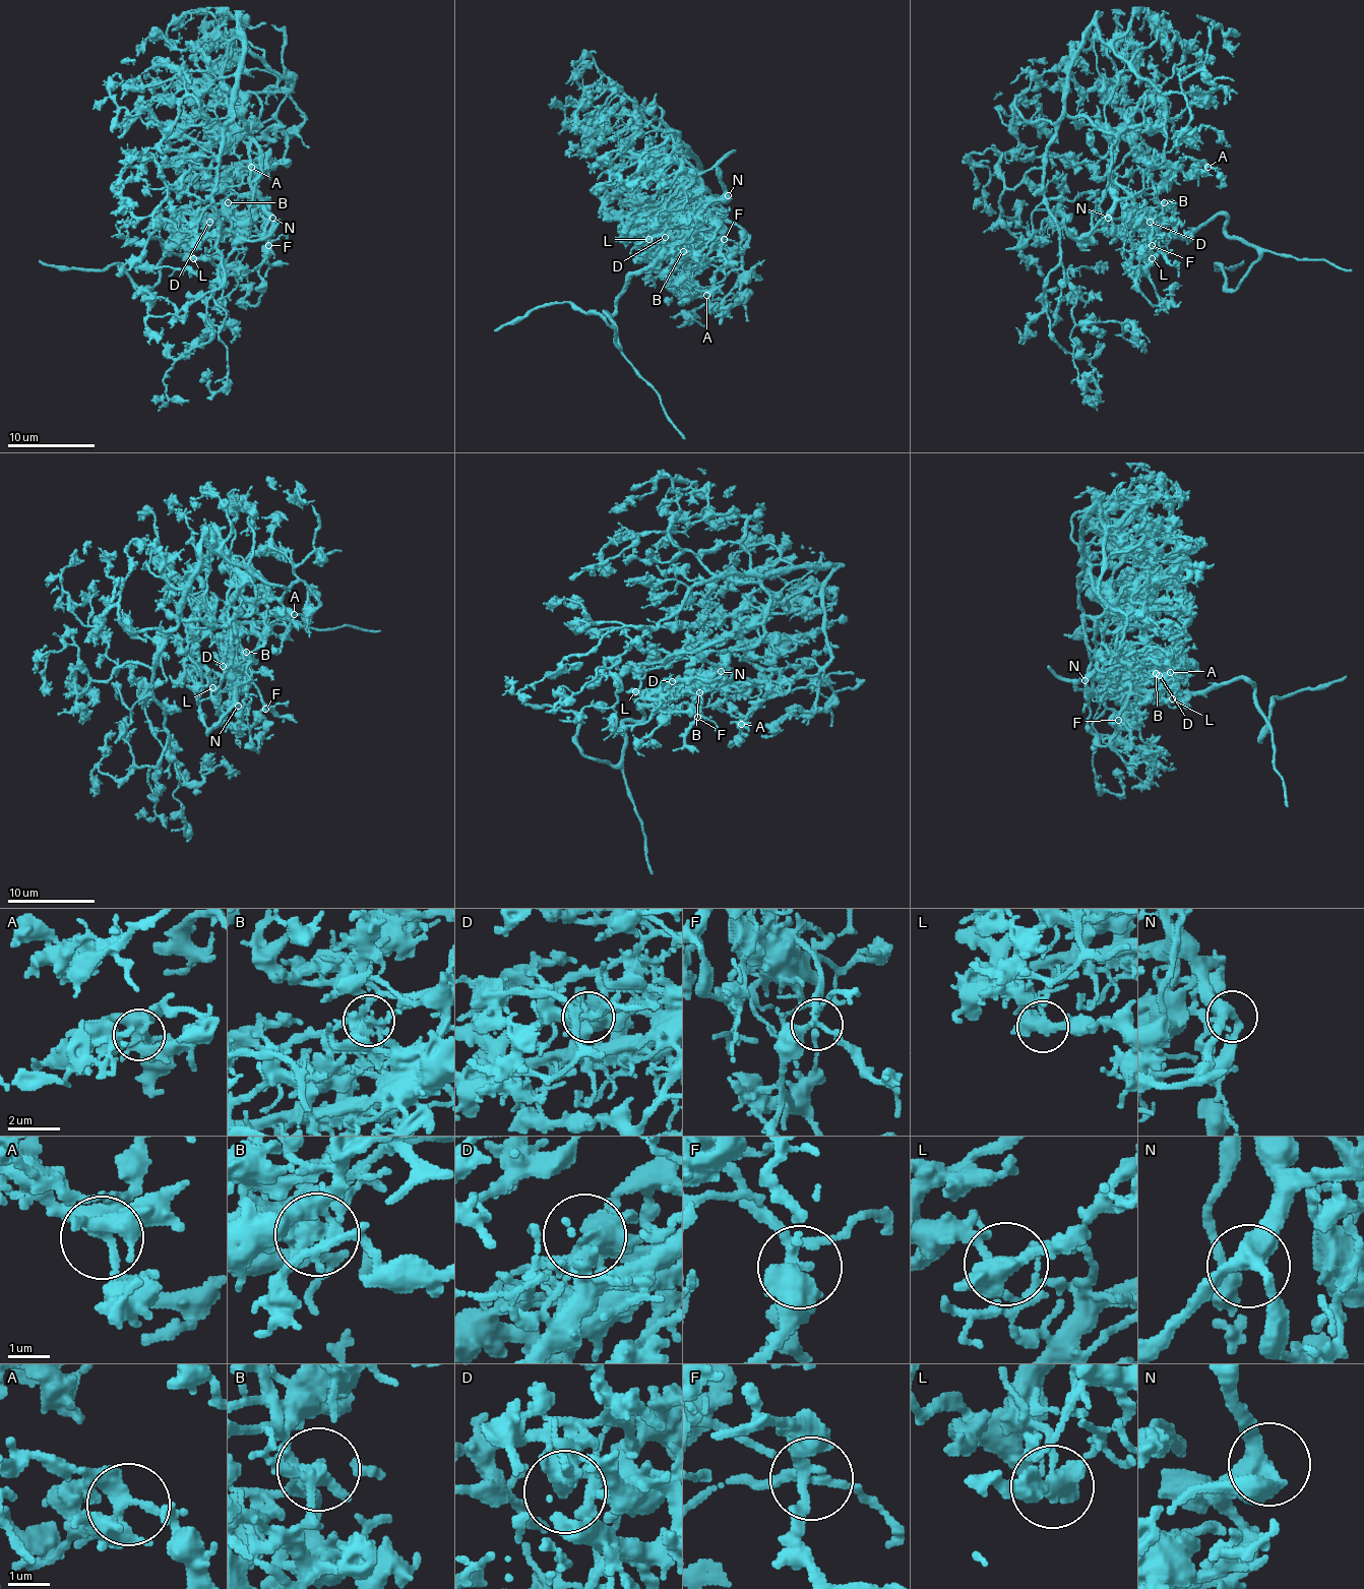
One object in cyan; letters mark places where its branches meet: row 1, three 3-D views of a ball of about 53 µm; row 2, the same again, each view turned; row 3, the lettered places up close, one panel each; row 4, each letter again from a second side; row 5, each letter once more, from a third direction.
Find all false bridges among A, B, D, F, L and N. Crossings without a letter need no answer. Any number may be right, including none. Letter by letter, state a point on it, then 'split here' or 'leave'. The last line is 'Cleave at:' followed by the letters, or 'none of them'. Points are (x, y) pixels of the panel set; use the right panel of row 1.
A: (1207, 167) | leave
B: (1164, 202) | split here
D: (1150, 222) | split here
F: (1152, 245) | leave
L: (1152, 258) | split here
N: (1108, 218) | leave
Cleave at: B, D, L

